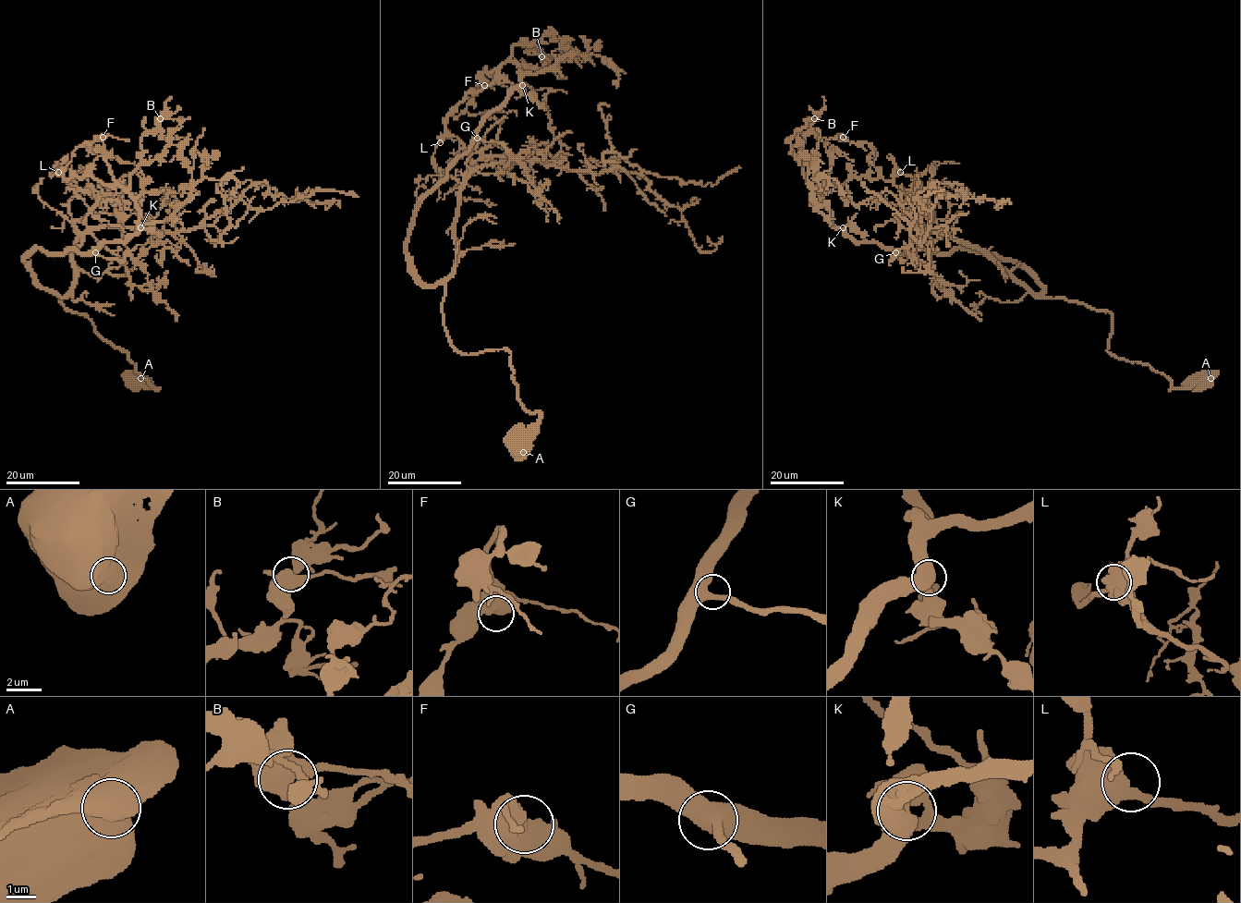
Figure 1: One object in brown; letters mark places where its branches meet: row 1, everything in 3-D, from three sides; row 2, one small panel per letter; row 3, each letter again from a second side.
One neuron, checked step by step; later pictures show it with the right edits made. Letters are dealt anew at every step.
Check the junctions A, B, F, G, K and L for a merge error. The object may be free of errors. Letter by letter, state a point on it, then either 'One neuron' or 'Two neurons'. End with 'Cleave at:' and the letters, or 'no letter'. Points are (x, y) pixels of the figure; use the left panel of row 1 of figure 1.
A: Place: (140, 378). One neuron
B: Place: (160, 118). One neuron
F: Place: (103, 137). One neuron
G: Place: (95, 252). One neuron
K: Place: (140, 227). One neuron
L: Place: (58, 172). One neuron
Cleave at: no letter

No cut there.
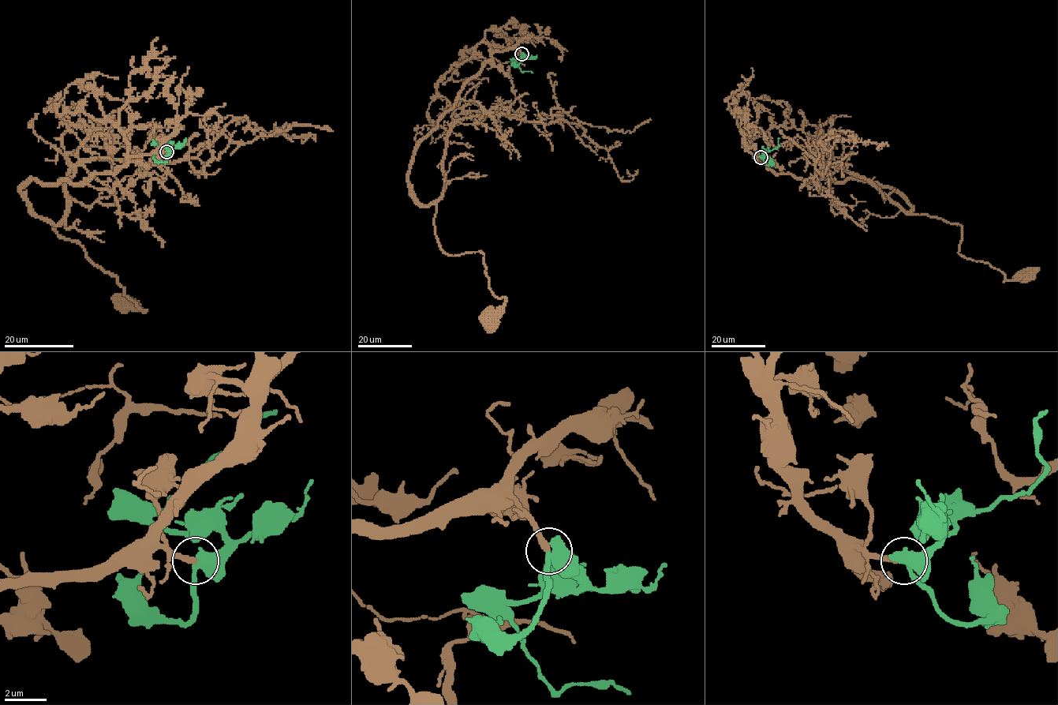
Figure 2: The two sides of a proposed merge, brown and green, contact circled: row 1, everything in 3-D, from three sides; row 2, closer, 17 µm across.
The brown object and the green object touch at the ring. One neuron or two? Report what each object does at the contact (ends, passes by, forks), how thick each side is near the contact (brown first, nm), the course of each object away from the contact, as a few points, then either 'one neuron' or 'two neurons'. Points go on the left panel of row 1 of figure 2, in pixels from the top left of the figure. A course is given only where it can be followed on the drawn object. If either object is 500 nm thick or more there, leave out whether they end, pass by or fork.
brown ends; green passes by; calibres 320 and 480 nm; course brown (166, 152), (132, 155), (80, 183), (31, 180), (20, 190), (144, 311), (123, 303); course green (166, 152), (171, 148), (160, 146), (161, 144), (180, 127); one neuron

